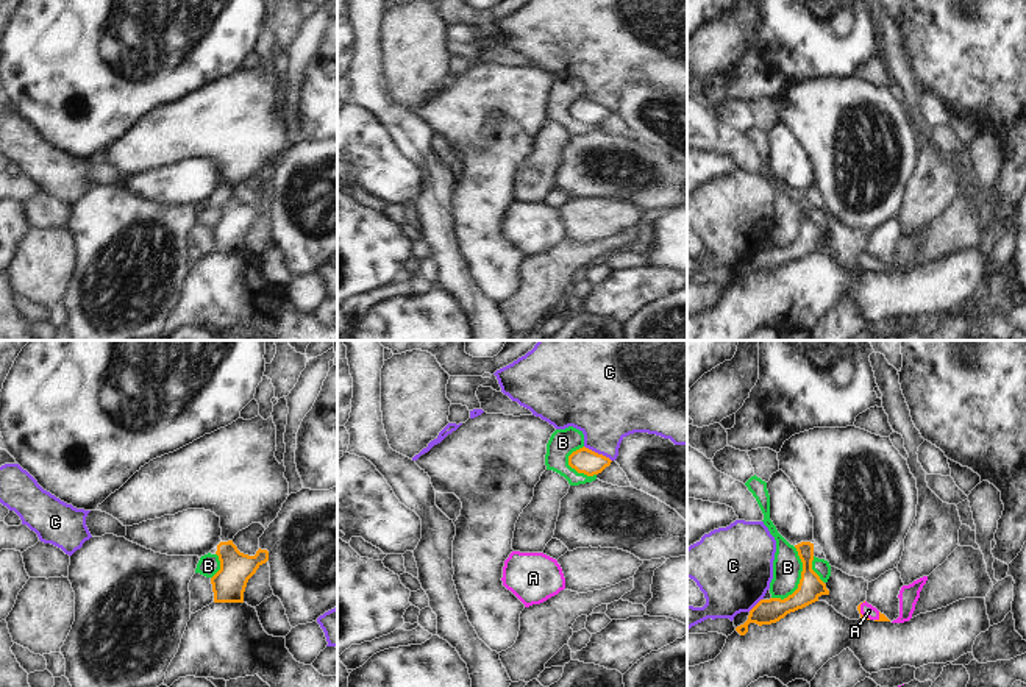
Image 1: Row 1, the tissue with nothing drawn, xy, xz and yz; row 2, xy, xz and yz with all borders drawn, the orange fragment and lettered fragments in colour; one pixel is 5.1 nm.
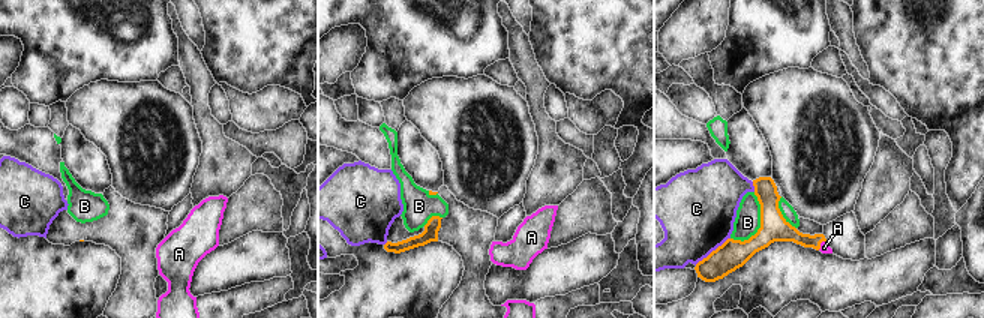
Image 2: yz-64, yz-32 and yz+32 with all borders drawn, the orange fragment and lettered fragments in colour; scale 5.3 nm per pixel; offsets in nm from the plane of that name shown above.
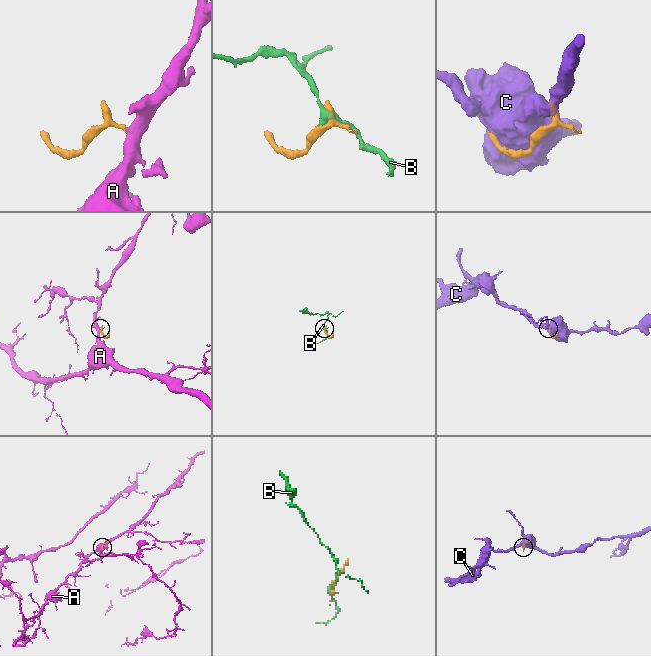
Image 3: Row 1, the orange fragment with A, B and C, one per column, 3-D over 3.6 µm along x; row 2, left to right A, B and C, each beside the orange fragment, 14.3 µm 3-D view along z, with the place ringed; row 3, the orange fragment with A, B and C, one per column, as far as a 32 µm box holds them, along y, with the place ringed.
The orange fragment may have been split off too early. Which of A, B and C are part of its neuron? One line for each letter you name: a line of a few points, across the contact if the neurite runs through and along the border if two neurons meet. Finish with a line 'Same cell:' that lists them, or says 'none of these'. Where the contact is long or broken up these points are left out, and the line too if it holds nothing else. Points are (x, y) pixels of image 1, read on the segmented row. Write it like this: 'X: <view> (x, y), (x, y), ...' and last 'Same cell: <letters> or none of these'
A: yz (861, 603), (859, 612), (869, 611)
Same cell: A

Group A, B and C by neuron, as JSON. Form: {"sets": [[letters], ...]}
{"sets": [["A"], ["B"], ["C"]]}

